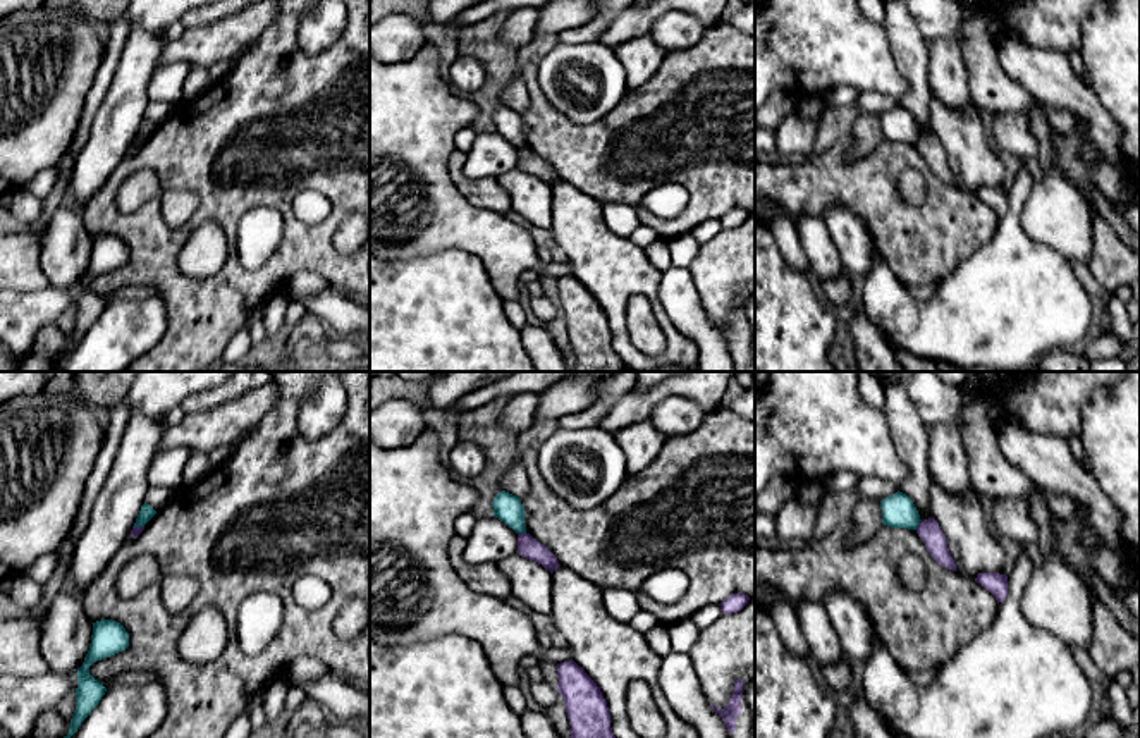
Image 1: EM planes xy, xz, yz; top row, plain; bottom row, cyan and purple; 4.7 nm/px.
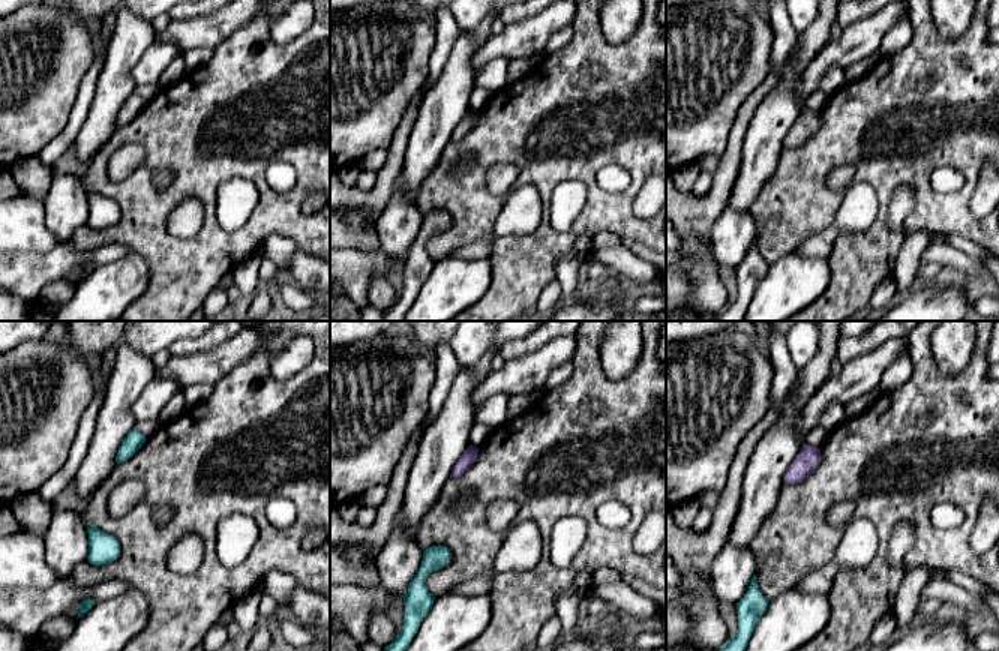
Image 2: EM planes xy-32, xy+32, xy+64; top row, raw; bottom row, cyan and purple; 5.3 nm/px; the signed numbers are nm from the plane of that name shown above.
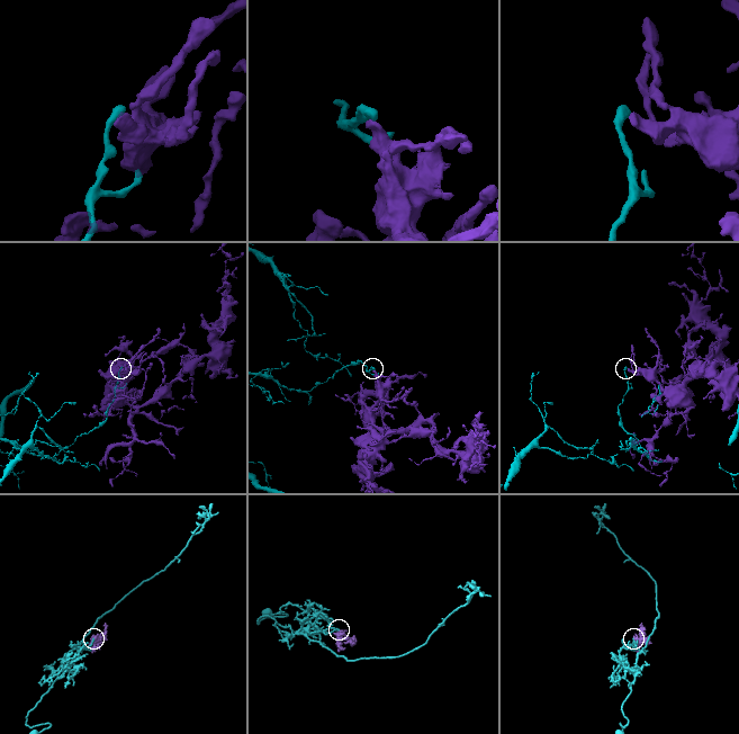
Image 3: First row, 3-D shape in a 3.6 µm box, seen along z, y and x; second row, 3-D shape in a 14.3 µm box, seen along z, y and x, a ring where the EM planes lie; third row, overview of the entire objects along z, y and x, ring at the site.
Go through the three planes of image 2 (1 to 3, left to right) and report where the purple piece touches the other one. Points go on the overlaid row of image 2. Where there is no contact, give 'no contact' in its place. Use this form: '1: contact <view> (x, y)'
1: no contact
2: no contact
3: no contact

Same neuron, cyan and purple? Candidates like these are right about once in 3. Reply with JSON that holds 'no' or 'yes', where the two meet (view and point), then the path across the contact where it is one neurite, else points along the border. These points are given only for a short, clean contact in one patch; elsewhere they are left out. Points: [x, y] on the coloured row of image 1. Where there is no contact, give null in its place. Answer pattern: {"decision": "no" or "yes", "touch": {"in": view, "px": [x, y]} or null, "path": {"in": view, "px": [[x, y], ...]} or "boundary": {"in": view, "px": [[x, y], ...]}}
{"decision": "no", "touch": {"in": "yz", "px": [919, 523]}, "boundary": {"in": "yz", "px": [[920, 520], [915, 528]]}}

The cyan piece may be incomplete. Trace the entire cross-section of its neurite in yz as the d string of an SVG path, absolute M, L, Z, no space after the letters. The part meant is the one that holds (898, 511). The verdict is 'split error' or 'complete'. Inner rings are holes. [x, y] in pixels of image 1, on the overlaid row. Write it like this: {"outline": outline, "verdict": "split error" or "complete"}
{"outline": "M899 490L882 499L880 509L882 523L891 528L916 530L922 521L913 501Z", "verdict": "complete"}

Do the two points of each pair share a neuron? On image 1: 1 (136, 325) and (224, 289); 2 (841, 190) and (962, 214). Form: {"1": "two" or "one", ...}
{"1": "two", "2": "one"}

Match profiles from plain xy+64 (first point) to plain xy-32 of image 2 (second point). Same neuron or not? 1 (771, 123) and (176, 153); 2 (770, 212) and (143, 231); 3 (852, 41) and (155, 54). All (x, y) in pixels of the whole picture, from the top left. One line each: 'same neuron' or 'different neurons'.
1: different neurons
2: same neuron
3: different neurons

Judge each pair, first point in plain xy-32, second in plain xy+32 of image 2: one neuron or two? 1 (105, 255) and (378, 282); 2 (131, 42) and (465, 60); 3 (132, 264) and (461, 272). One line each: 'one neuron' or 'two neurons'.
1: two neurons
2: one neuron
3: one neuron

